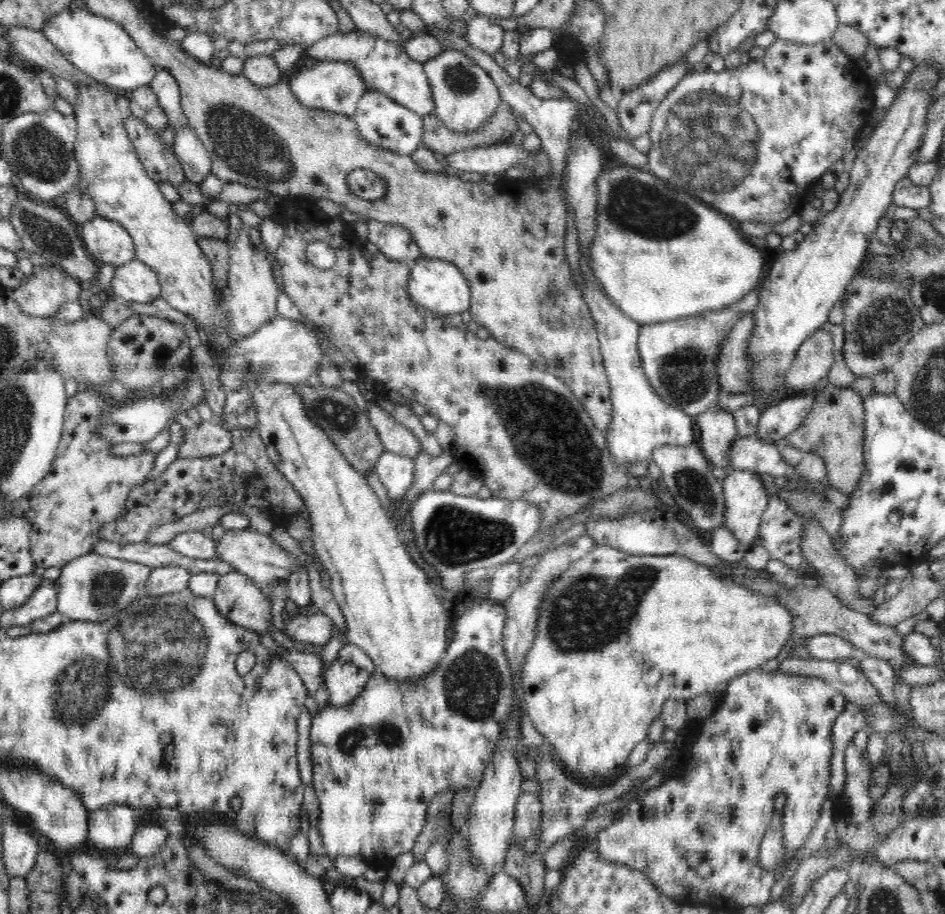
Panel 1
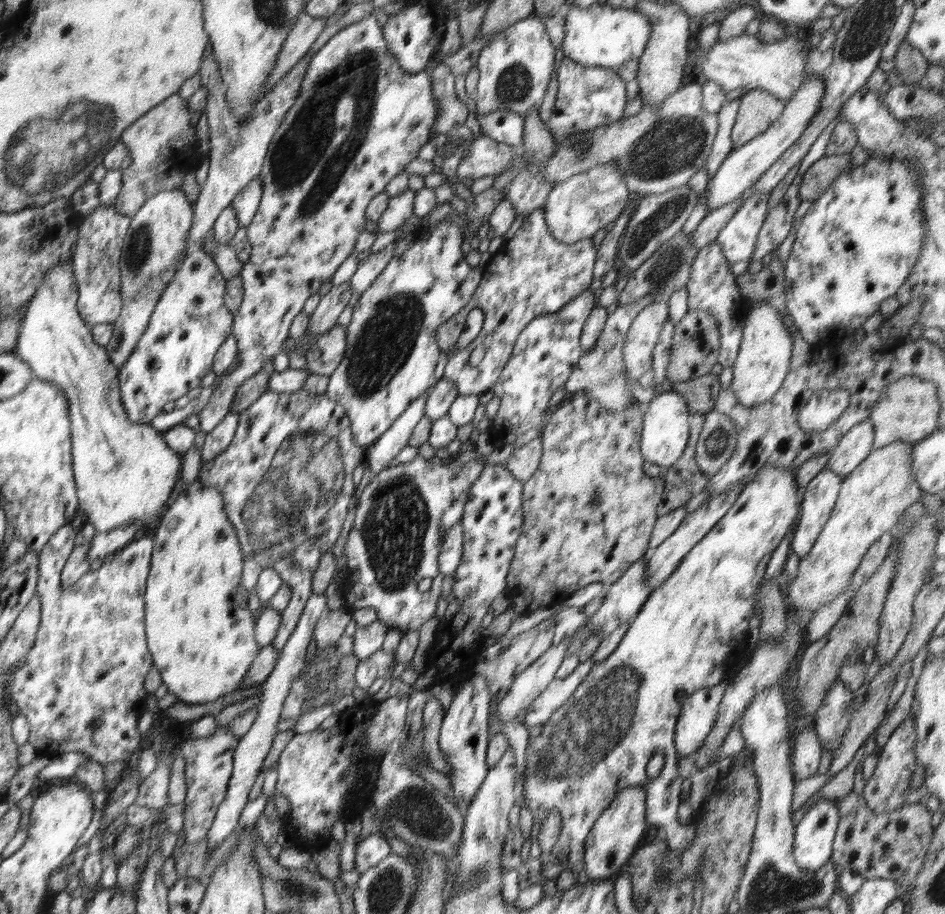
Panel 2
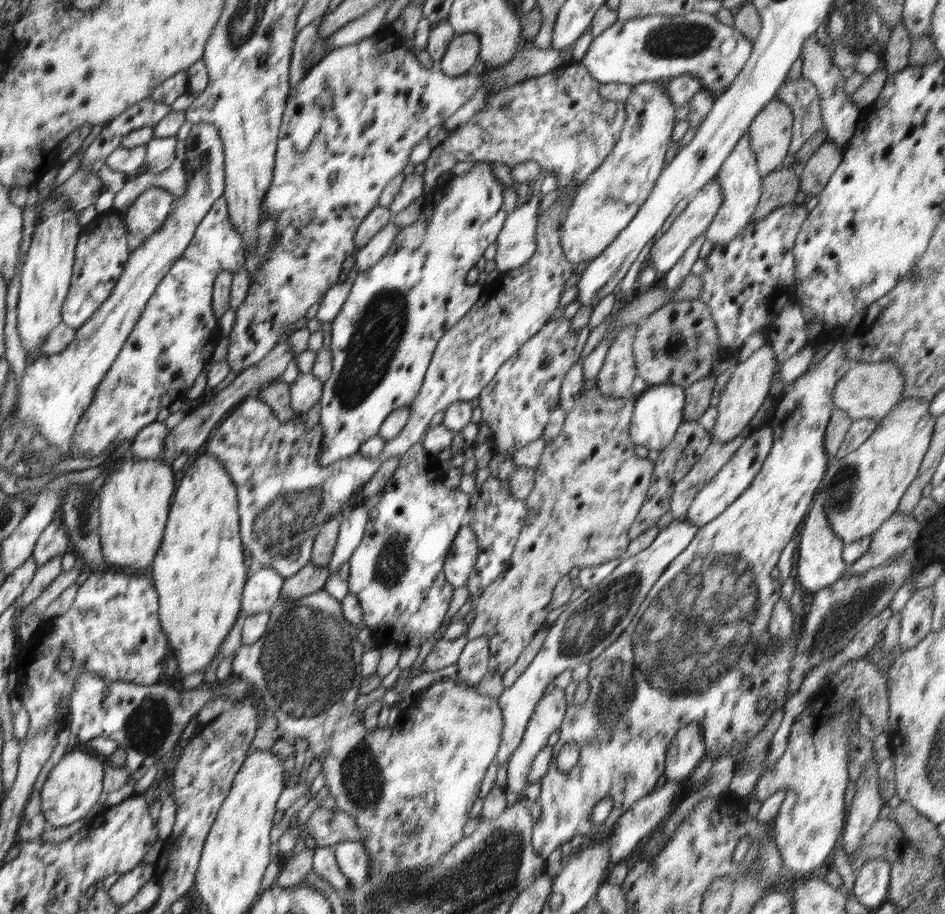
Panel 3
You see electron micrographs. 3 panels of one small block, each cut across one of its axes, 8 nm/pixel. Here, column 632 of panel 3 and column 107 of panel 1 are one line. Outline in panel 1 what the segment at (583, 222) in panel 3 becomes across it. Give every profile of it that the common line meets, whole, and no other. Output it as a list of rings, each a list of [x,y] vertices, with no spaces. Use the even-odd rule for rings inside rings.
[[[76,83],[75,122],[77,138],[75,156],[79,162],[81,179],[74,190],[86,193],[96,205],[96,215],[116,221],[133,239],[135,257],[156,271],[162,287],[161,295],[176,311],[192,318],[206,334],[218,335],[220,344],[214,342],[213,350],[229,351],[240,340],[227,334],[227,318],[221,306],[220,289],[215,288],[213,272],[208,258],[198,245],[199,237],[190,225],[171,207],[161,194],[159,186],[148,177],[138,159],[136,148],[128,137],[125,121],[131,115],[128,96],[110,91],[106,85]]]

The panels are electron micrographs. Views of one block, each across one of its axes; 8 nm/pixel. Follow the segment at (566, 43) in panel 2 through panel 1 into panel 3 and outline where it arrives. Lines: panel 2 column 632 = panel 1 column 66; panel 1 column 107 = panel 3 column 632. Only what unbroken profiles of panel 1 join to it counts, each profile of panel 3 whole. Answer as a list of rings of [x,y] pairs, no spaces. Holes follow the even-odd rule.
[[[692,11],[684,15],[654,14],[633,19],[616,21],[600,35],[592,39],[581,63],[588,72],[601,83],[630,83],[637,85],[646,81],[669,80],[682,74],[694,75],[702,79],[703,90],[708,90],[716,98],[722,95],[742,71],[754,47],[734,26],[719,21],[707,12]]]

